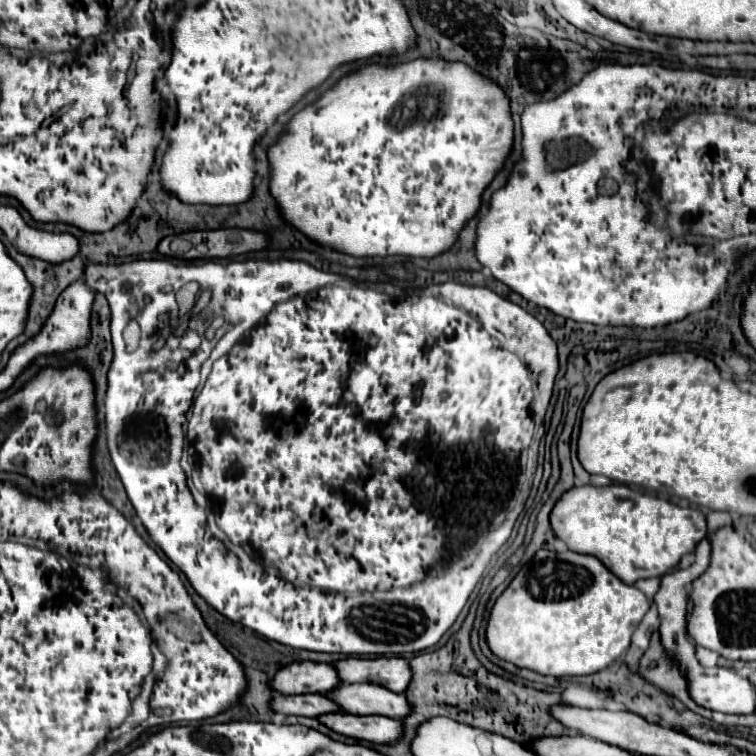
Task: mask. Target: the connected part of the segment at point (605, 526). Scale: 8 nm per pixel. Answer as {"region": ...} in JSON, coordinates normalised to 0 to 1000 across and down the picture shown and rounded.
{"region":[[[829,642],[755,644],[734,665],[734,671],[726,681],[726,689],[729,689],[734,708],[742,716],[747,716],[747,721],[755,729],[790,737],[806,755],[811,755],[811,761],[816,761],[829,774],[837,774],[845,766],[877,763],[888,750],[893,750],[898,745],[898,739],[906,731],[919,729],[922,718],[935,708],[933,681],[925,673],[914,673],[914,671],[903,673],[885,663],[835,649]]]}

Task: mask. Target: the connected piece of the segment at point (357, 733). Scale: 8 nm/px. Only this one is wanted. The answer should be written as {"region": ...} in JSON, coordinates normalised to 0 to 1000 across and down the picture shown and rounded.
{"region":[[[446,940],[440,946],[419,948],[438,967],[493,983],[522,983],[530,975],[530,956],[525,951],[504,948],[504,946],[464,946]]]}

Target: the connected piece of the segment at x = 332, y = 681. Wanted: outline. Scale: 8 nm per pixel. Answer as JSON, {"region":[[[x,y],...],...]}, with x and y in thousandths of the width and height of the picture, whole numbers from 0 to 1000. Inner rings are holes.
{"region":[[[398,874],[372,882],[358,898],[361,914],[374,919],[401,919],[401,917],[433,917],[443,911],[451,901],[438,880]]]}

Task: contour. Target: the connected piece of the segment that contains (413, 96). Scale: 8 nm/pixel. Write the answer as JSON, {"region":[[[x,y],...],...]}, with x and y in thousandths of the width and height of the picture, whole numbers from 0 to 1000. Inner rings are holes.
{"region":[[[549,78],[522,86],[504,86],[504,83],[488,83],[472,91],[464,99],[451,102],[438,118],[425,123],[425,128],[401,142],[396,149],[390,149],[382,163],[377,165],[377,173],[369,176],[361,194],[353,197],[353,213],[356,213],[356,255],[361,258],[366,276],[372,284],[377,284],[377,292],[382,298],[393,300],[403,313],[422,321],[425,327],[464,337],[464,340],[515,340],[515,337],[530,337],[530,340],[578,340],[597,329],[602,319],[607,316],[607,308],[612,298],[626,290],[636,274],[636,258],[652,239],[652,234],[665,224],[671,208],[679,197],[679,157],[673,152],[673,128],[652,104],[642,104],[642,99],[631,99],[626,89],[615,89],[612,83],[589,83],[589,78]]]}

